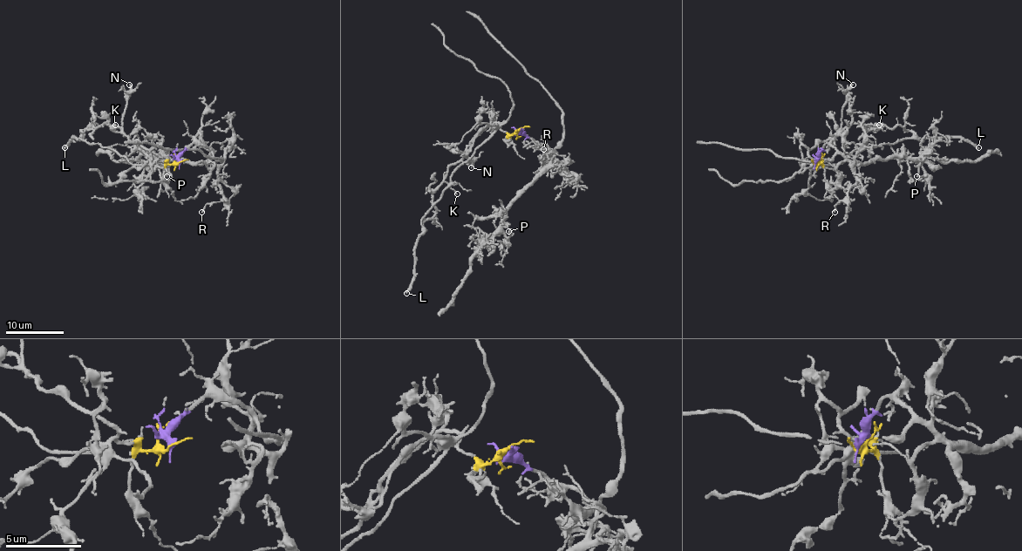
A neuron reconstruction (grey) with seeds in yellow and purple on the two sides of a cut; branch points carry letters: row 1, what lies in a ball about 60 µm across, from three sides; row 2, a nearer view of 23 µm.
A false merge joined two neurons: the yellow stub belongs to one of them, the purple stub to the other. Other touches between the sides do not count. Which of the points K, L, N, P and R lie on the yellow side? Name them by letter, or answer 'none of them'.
K, L, N

